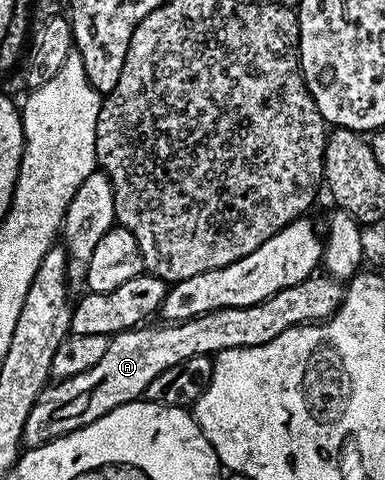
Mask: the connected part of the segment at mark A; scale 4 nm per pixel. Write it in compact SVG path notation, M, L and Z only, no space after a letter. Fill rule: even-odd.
M313 274L298 286L278 290L278 294L254 306L210 310L198 318L159 322L153 328L137 326L118 332L109 339L106 354L102 354L102 359L94 362L90 370L82 370L82 374L74 374L65 380L56 380L42 389L26 417L26 426L22 430L23 447L42 446L110 414L110 410L118 406L141 399L146 386L150 386L162 370L170 370L170 366L178 366L178 362L186 362L186 358L215 357L222 350L262 346L299 324L327 322L340 309L345 291L345 285L335 276Z

